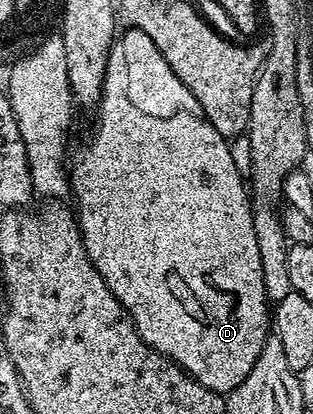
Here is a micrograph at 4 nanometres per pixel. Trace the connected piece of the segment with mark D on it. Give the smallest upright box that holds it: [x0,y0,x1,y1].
[68,54,271,392]

